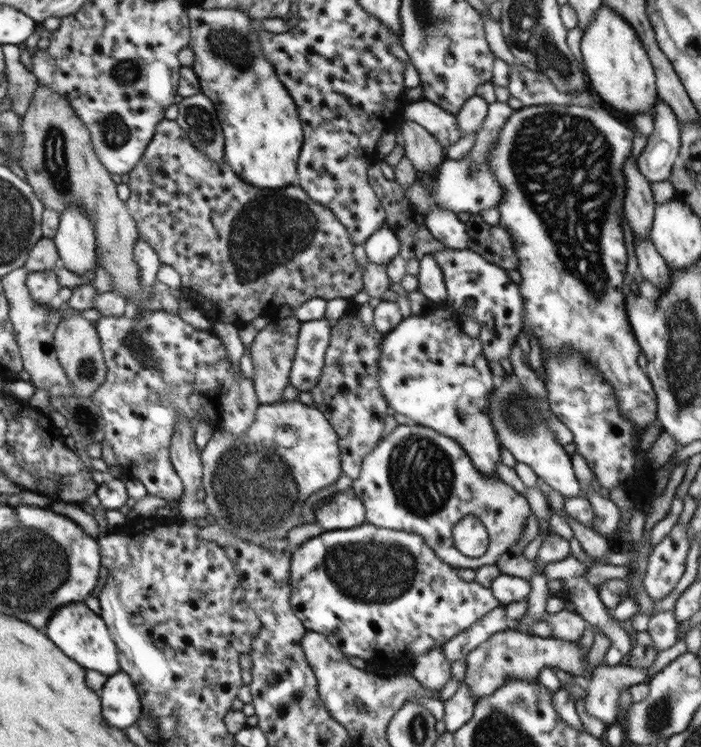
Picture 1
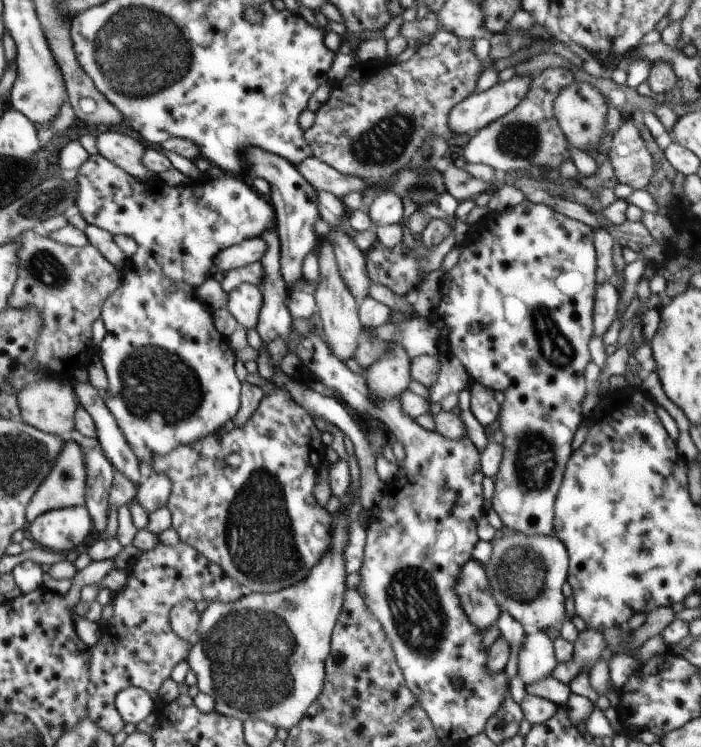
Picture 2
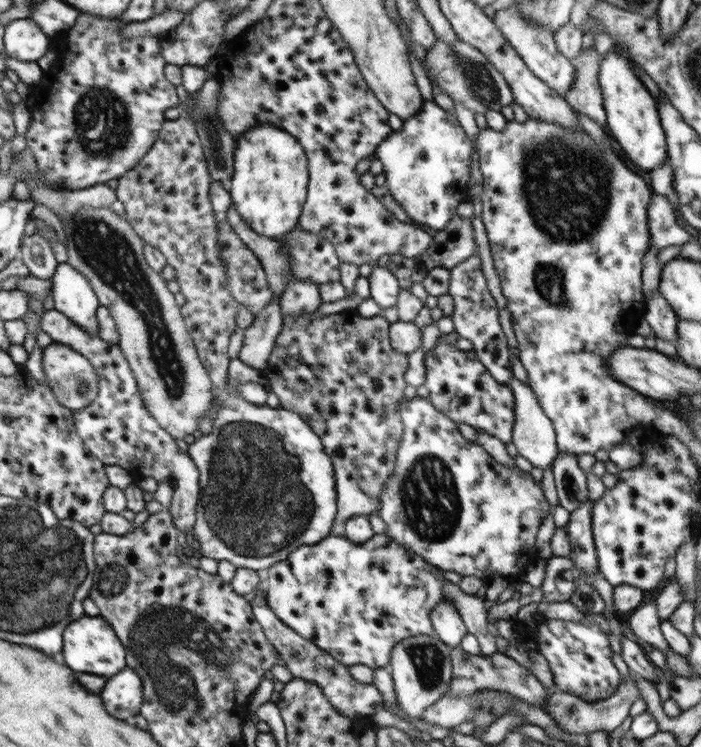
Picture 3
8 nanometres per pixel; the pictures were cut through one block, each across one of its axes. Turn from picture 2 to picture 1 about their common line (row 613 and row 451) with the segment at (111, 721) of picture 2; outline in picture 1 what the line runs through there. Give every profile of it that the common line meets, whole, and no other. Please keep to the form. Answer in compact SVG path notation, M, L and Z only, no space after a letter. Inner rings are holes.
M148 310L148 313L134 319L128 312L118 317L100 317L92 323L98 328L107 364L106 382L90 397L104 419L104 441L110 443L120 466L130 468L130 472L142 472L130 476L147 488L147 494L166 502L178 502L184 486L171 460L171 447L176 436L179 411L190 418L192 428L206 420L213 434L229 433L234 439L240 439L255 424L256 410L259 410L258 397L254 394L255 384L239 368L234 368L230 354L218 336L212 336L210 330L194 328L178 314Z

